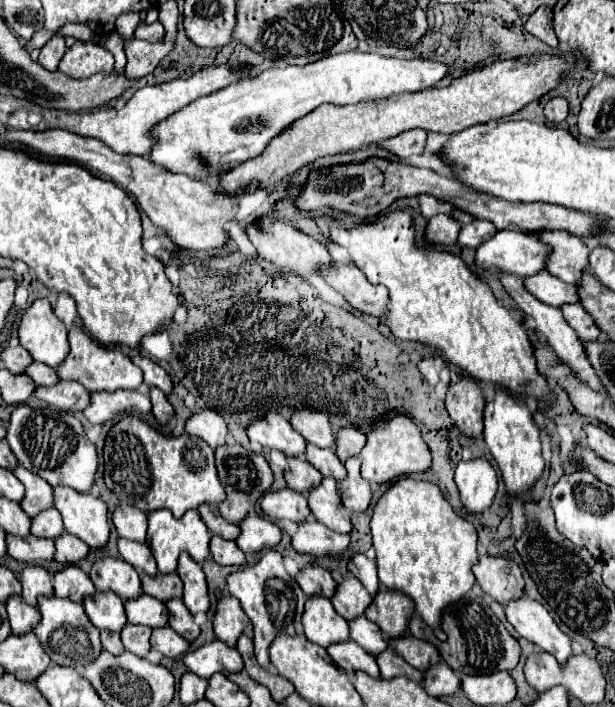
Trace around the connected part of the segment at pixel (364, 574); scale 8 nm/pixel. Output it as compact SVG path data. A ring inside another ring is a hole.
M354 555L348 563L348 569L354 573L354 577L364 585L364 589L374 597L380 591L380 581L376 573L376 563L370 561L364 555Z

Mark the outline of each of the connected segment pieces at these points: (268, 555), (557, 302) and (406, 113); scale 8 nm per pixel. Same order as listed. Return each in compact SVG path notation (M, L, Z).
M274 549L264 551L260 561L252 567L246 567L244 571L232 573L228 577L228 591L232 597L236 597L244 609L244 613L250 617L254 625L254 653L262 669L270 667L270 657L268 649L276 635L288 633L296 635L302 633L302 613L304 613L304 603L306 595L300 589L300 585L286 573L282 555Z
M540 271L532 277L524 277L524 287L528 287L530 295L534 295L536 299L540 299L542 303L552 305L552 307L560 307L564 303L578 301L576 285L568 285L568 283L556 279L554 275L550 275L548 271Z
M520 57L514 61L494 61L480 71L454 79L446 87L432 87L420 93L402 93L388 99L362 101L348 107L320 105L320 109L314 109L284 129L278 137L274 137L260 157L248 159L220 177L220 191L232 197L240 193L248 181L264 181L264 185L272 185L272 181L282 181L286 175L292 175L300 167L312 163L316 157L356 151L374 143L382 143L408 129L420 127L426 131L450 135L478 123L502 119L554 89L566 69L570 69L570 63L566 63L562 57Z

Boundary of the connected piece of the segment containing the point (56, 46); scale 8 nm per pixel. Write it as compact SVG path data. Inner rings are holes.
M52 35L52 39L40 49L40 57L38 57L38 63L48 69L48 71L56 71L60 59L64 57L66 53L66 37L64 35Z

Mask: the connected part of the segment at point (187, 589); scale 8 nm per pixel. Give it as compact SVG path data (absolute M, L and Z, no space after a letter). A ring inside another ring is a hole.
M182 553L178 559L176 573L180 575L184 583L182 601L188 607L188 611L192 615L206 613L210 609L210 595L208 595L208 583L206 583L206 575L202 567L196 565L196 561L188 557L188 553Z

